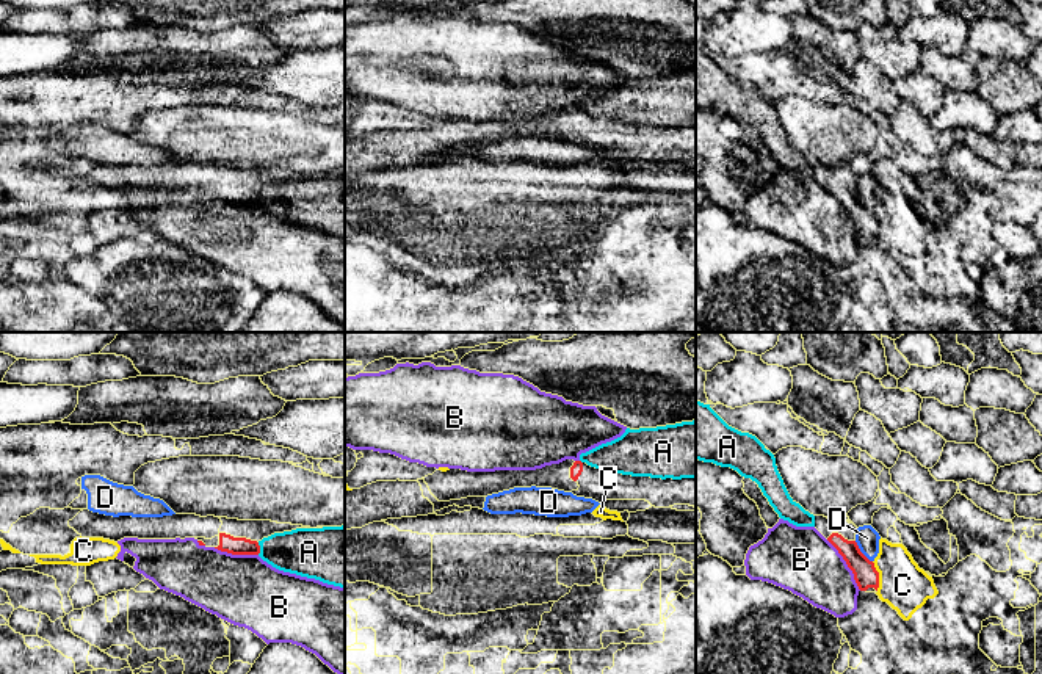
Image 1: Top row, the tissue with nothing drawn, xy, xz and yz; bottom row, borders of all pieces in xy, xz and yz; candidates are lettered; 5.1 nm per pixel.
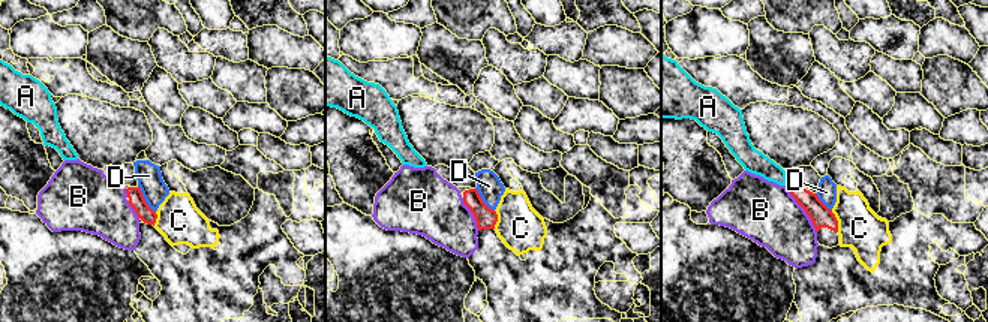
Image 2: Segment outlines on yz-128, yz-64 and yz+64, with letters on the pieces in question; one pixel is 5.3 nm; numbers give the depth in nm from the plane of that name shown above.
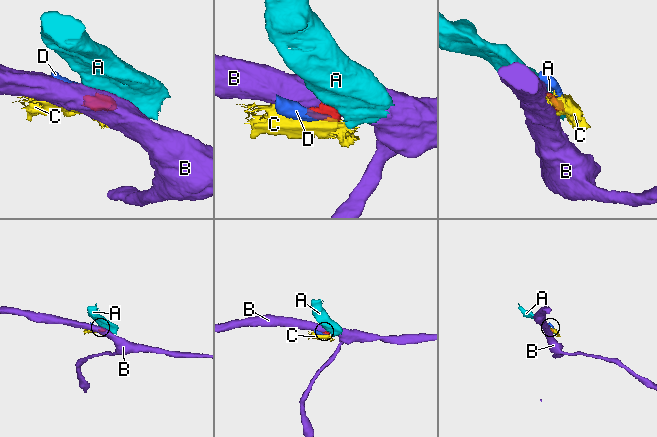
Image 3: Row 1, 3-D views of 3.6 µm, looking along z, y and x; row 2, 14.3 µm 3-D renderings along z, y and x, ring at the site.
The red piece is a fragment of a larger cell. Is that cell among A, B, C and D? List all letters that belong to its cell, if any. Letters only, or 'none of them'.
D

